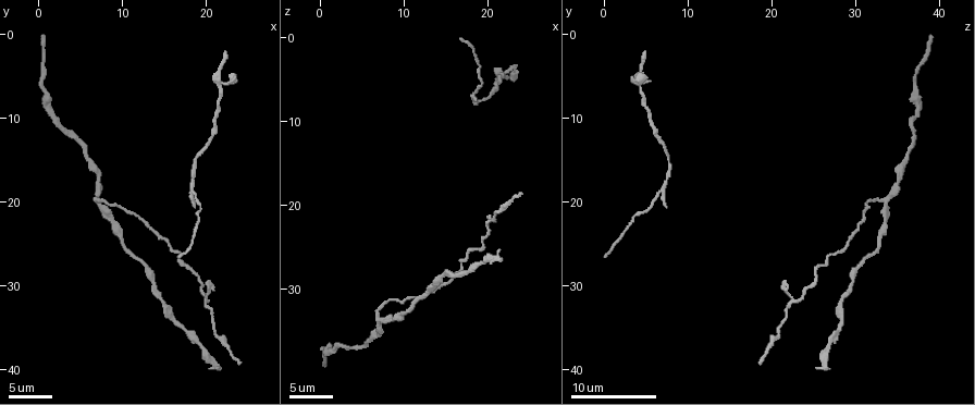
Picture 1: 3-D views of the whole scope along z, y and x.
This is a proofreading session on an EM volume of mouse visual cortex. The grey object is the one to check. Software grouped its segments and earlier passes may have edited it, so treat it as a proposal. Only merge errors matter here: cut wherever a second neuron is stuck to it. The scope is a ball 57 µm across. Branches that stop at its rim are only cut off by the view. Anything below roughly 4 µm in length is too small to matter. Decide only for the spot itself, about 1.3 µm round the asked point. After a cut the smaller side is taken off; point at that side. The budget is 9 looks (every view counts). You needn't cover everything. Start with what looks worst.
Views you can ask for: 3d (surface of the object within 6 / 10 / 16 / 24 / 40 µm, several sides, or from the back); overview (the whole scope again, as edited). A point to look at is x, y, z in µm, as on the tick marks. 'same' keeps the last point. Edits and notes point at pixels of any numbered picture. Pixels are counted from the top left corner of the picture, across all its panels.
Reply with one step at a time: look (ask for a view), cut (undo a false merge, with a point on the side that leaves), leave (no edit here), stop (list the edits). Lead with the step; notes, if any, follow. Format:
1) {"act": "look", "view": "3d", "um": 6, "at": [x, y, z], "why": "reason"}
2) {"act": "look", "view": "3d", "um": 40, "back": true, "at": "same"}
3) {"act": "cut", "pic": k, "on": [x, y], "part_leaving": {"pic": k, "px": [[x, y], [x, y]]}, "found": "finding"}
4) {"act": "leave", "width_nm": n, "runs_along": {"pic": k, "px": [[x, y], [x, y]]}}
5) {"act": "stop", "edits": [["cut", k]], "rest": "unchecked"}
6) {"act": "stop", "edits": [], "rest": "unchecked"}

{"act": "look", "view": "3d", "um": 10, "at": [18.6, 19.0, 6.2], "why": "arms part here"}

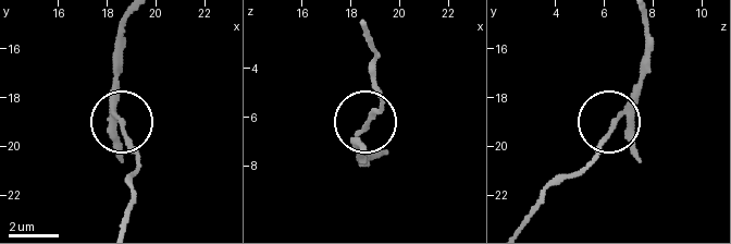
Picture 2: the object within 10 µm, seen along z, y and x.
{"act": "look", "view": "3d", "um": 10, "back": true, "at": [18.6, 19.1, 6.3]}

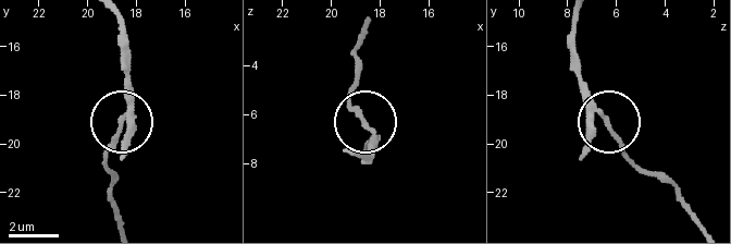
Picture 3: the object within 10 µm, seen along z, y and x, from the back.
{"act": "leave", "arms": 3, "found": "one neuron here"}

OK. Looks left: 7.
{"act": "look", "view": "3d", "um": 6, "at": [20.2, 31.4, 22.2], "why": "branch point"}

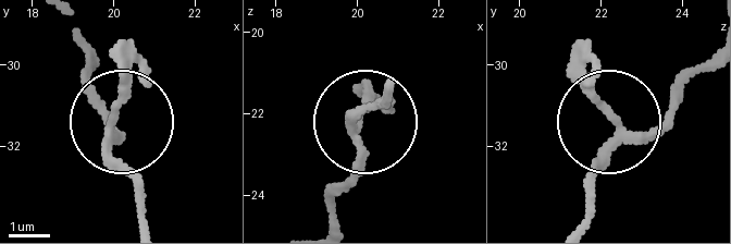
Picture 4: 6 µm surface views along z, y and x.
{"act": "leave", "runs_along": {"pic": 4, "px": [[86, 62], [118, 125], [107, 135], [145, 226]]}, "found": "one neuron here"}

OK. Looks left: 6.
{"act": "look", "view": "3d", "um": 10, "at": [18.6, 15.2, 7.8], "why": "sudden change in width"}

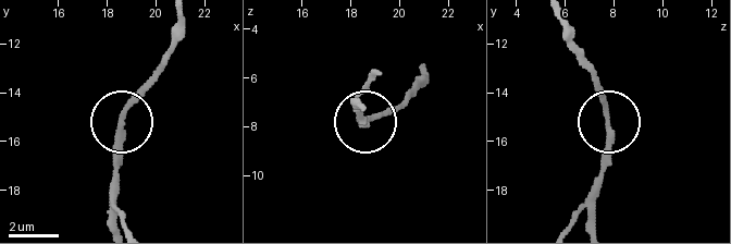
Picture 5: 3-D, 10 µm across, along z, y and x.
{"act": "look", "view": "3d", "um": 6, "at": [18.6, 15.0, 7.8]}

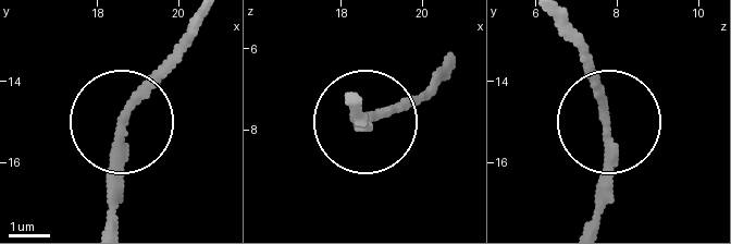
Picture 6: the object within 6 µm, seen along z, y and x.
{"act": "leave", "found": "one neuron here"}

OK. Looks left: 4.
{"act": "look", "view": "3d", "um": 16, "at": [17.6, 35.4, 27.8], "why": "calibre changes"}

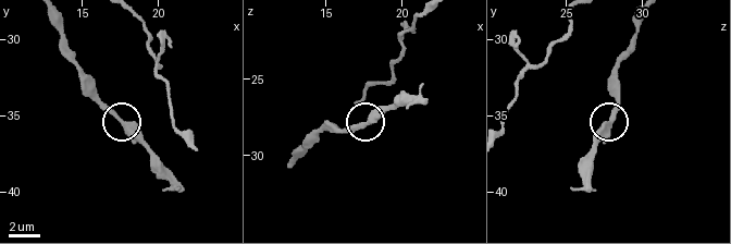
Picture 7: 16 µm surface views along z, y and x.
{"act": "leave", "width_nm": 360, "runs_along": {"pic": 7, "px": [[641, 19], [616, 70], [616, 109], [607, 132], [586, 155]]}, "found": "all the same neuron"}

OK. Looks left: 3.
{"act": "stop", "edits": [], "rest": "unchecked"}

